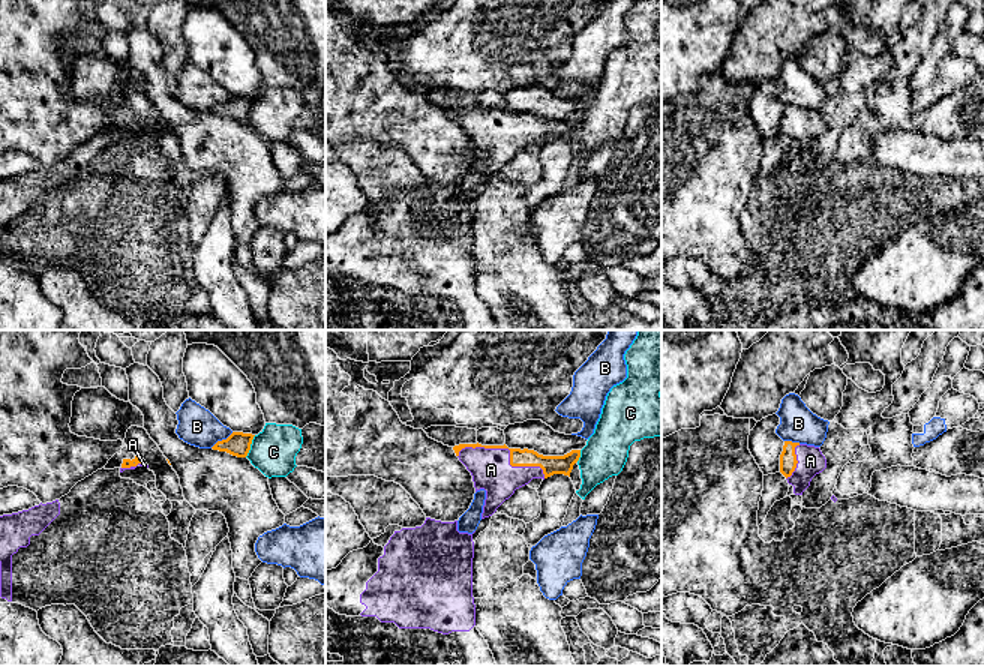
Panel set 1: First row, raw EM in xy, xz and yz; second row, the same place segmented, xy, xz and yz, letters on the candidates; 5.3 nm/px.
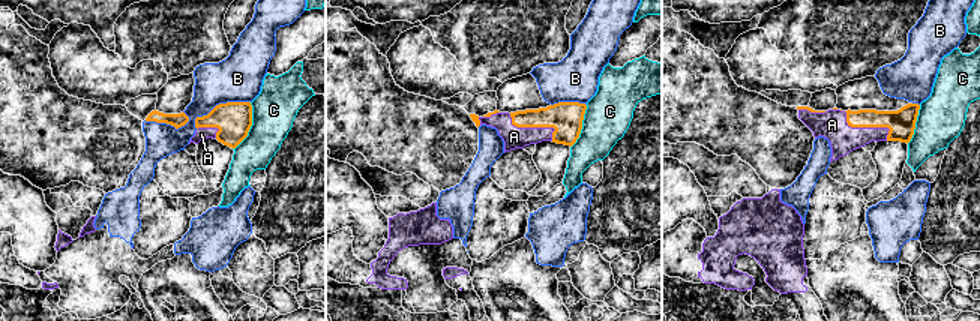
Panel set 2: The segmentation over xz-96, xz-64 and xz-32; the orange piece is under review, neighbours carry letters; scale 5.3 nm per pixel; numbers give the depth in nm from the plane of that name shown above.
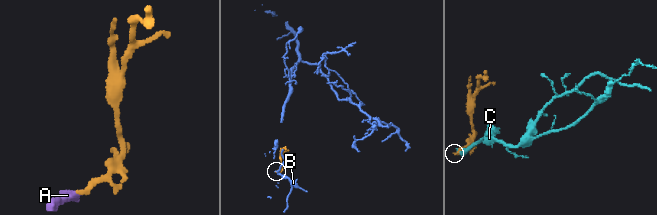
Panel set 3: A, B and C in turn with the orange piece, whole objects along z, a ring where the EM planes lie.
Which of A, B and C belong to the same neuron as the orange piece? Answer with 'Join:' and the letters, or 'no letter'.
Join: A

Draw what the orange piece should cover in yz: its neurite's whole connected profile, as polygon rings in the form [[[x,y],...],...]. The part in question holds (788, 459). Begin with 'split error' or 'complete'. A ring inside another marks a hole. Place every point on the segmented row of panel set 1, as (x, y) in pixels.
split error; [[[784,441],[780,454],[780,472],[794,486],[795,495],[802,495],[812,478],[825,468],[826,459],[819,447]]]

